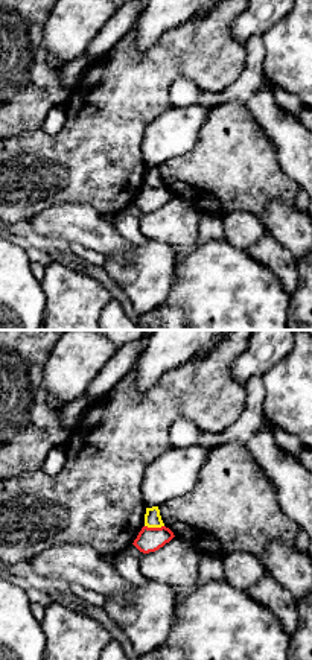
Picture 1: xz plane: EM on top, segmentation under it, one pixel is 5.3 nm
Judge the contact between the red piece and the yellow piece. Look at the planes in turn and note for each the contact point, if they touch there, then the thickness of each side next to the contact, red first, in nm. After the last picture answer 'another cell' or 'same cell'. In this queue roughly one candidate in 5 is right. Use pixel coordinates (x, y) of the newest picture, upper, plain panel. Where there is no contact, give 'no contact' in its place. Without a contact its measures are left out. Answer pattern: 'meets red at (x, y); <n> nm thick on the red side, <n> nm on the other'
meets red at (154, 187); 130 nm thick on the red side, 90 nm on the other

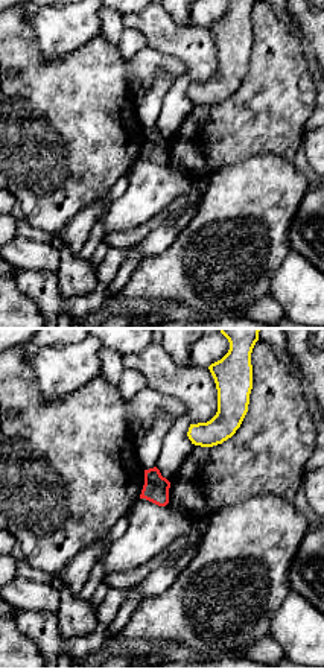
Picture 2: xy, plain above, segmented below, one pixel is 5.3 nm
no contact

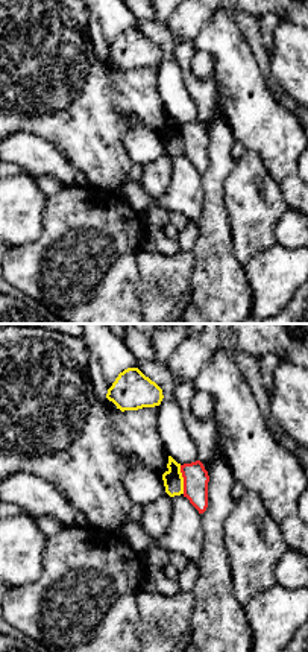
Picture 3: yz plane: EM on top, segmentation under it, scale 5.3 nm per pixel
meets red at (184, 139); 130 nm thick on the red side, 110 nm on the other

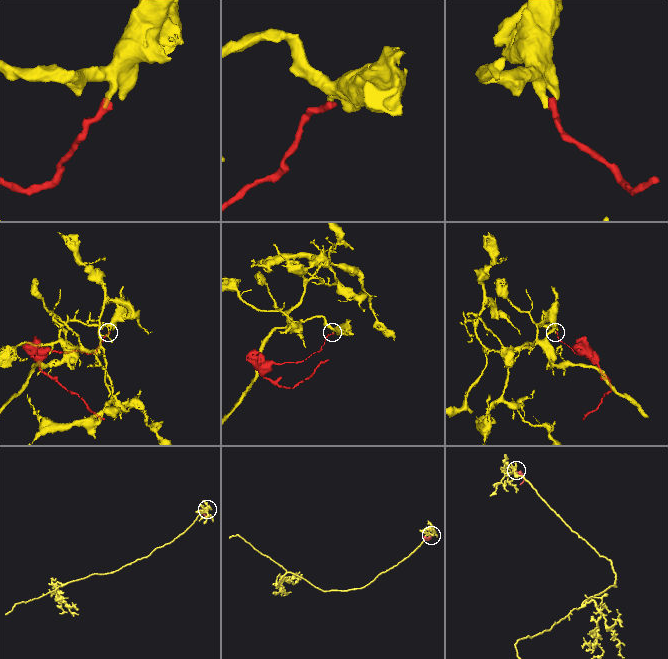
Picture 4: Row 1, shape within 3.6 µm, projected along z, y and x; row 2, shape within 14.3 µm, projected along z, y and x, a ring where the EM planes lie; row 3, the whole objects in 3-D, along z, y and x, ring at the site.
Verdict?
another cell

